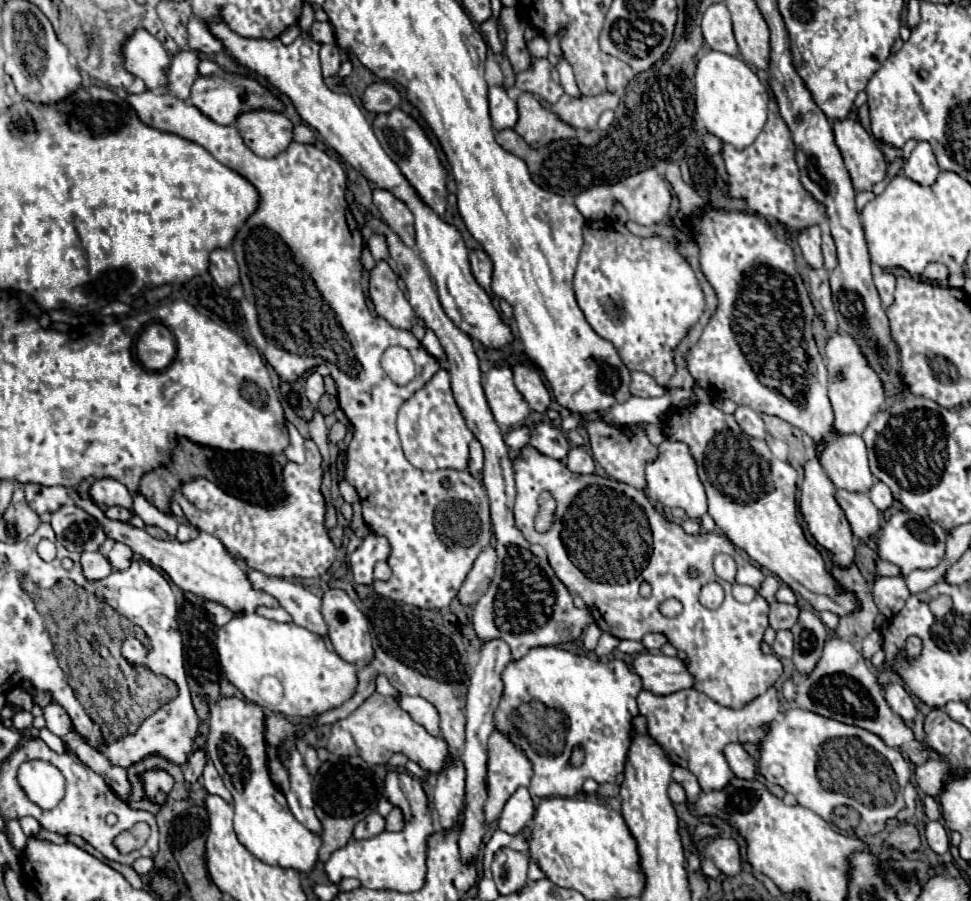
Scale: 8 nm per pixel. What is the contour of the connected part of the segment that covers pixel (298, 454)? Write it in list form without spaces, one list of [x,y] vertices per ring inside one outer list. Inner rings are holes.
[[[284,421],[284,425],[286,425],[288,435],[290,435],[290,443],[284,449],[284,455],[294,463],[302,463],[304,461],[304,439],[302,439],[302,435],[296,431],[296,427],[290,421]]]

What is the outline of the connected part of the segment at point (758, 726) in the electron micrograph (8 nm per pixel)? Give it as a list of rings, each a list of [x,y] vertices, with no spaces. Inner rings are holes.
[[[774,687],[754,697],[742,709],[728,709],[696,689],[676,691],[666,697],[652,695],[650,691],[640,691],[638,709],[640,715],[646,717],[650,737],[660,745],[660,749],[664,749],[670,763],[692,771],[704,791],[714,791],[728,785],[728,781],[734,777],[722,753],[724,745],[732,741],[760,743],[768,723],[780,713],[780,701]]]

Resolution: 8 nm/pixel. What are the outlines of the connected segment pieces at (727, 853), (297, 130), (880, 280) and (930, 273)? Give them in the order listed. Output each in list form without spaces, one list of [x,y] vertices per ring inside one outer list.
[[[714,837],[702,847],[702,855],[712,859],[724,875],[740,873],[740,847],[734,839]]]
[[[294,125],[294,141],[298,143],[314,143],[314,135],[306,125]]]
[[[878,271],[878,273],[872,273],[873,281],[878,291],[880,299],[882,299],[882,305],[888,307],[892,301],[894,301],[894,283],[896,283],[896,277],[892,273],[884,273],[884,271]]]
[[[930,263],[924,273],[922,273],[922,279],[926,281],[946,281],[948,279],[948,269],[940,263]]]

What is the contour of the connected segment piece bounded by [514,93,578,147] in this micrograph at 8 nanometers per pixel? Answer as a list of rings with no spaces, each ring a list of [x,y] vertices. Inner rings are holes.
[[[522,93],[518,99],[518,123],[514,131],[530,145],[530,147],[544,147],[552,141],[576,137],[578,129],[560,121],[556,113],[548,111],[532,93]]]

